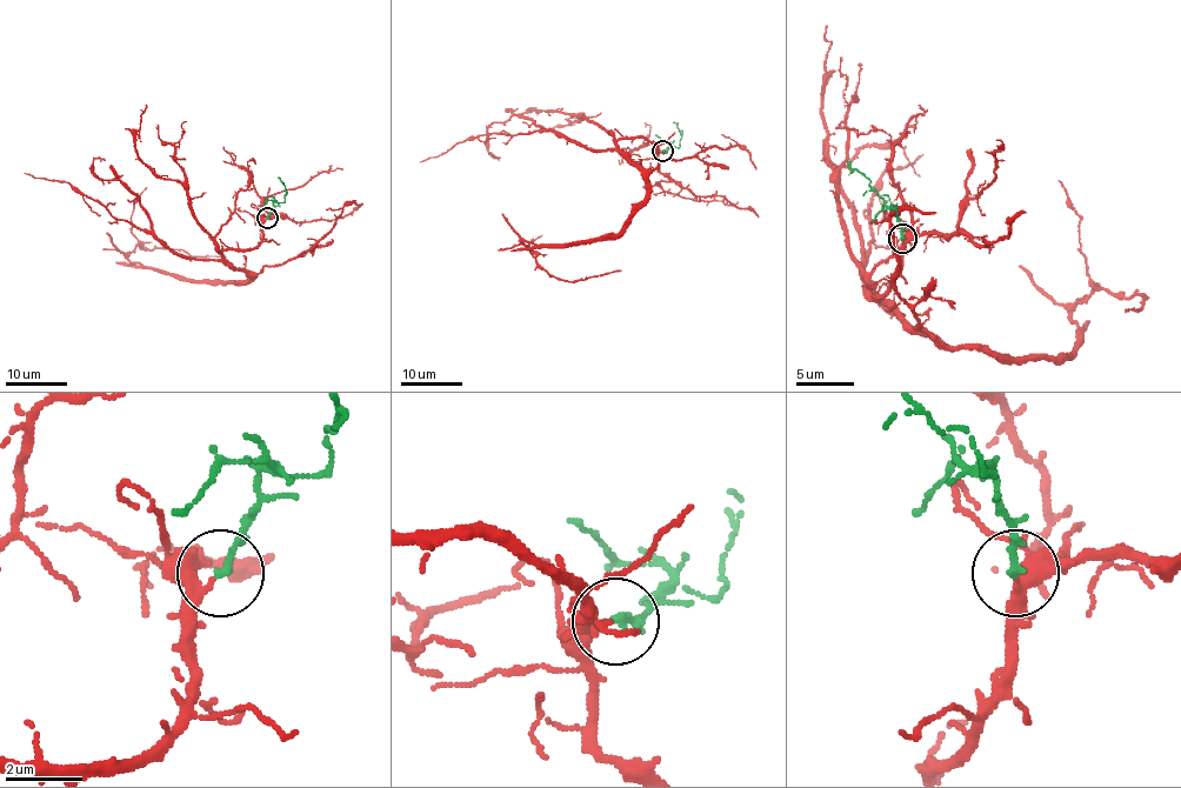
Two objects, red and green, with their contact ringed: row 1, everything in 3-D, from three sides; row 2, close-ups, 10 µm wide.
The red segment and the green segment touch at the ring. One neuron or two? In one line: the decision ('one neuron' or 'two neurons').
one neuron

